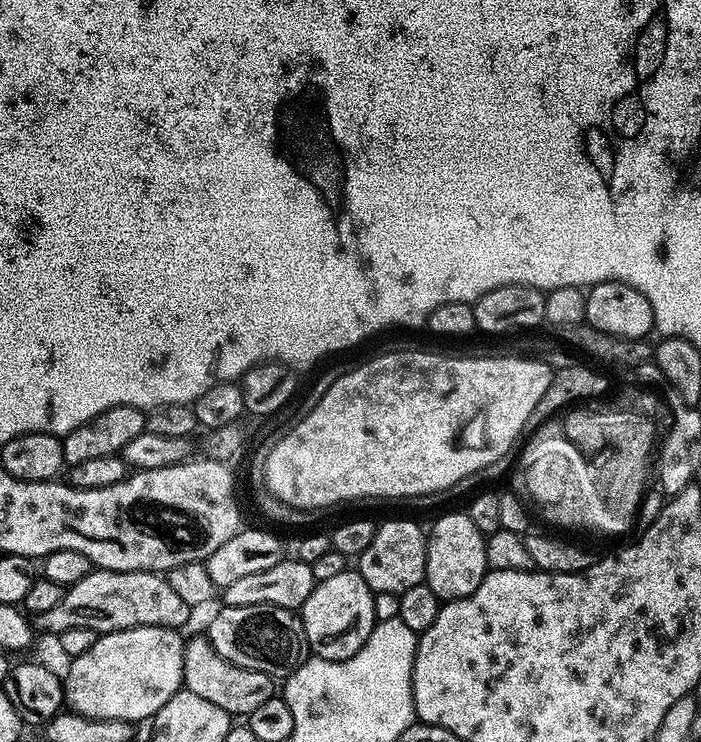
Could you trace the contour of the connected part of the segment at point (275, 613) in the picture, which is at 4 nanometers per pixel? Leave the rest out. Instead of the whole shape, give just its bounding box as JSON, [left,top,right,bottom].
[206,604,309,678]

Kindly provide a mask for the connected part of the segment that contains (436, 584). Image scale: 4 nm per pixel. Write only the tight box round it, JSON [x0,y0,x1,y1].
[425,511,489,602]

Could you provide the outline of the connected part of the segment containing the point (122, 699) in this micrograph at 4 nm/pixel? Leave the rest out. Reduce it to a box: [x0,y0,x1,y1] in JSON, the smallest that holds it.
[63,628,185,722]

